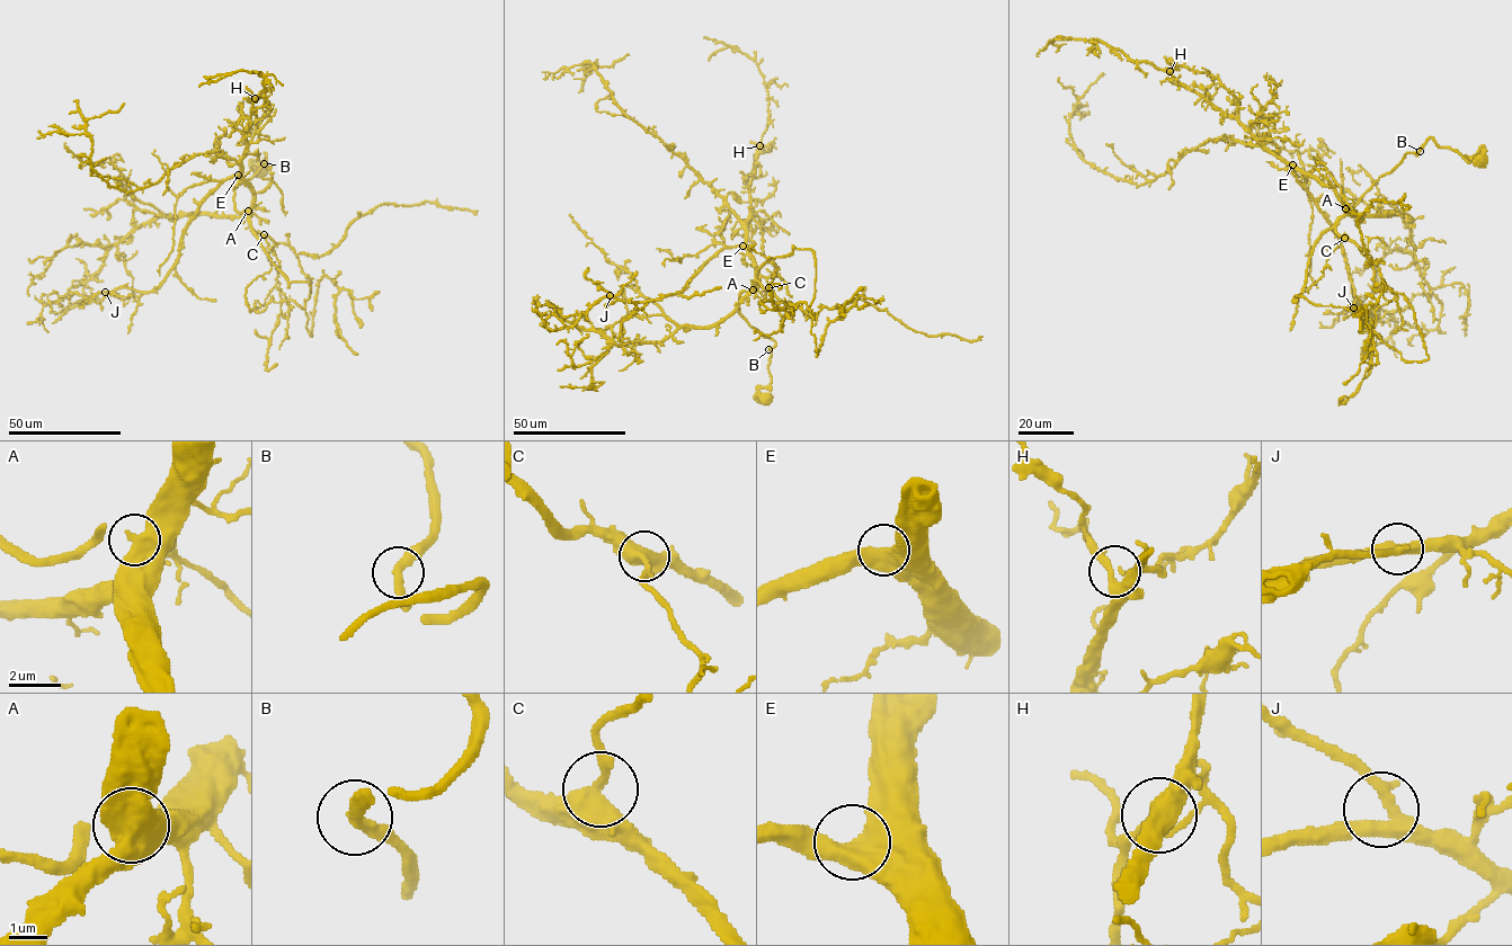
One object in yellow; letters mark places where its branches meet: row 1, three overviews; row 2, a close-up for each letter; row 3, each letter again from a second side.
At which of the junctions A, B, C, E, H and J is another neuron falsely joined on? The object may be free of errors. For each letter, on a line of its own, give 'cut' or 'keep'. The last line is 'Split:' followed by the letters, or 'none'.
A: keep
B: keep
C: keep
E: keep
H: keep
J: keep
Split: none

